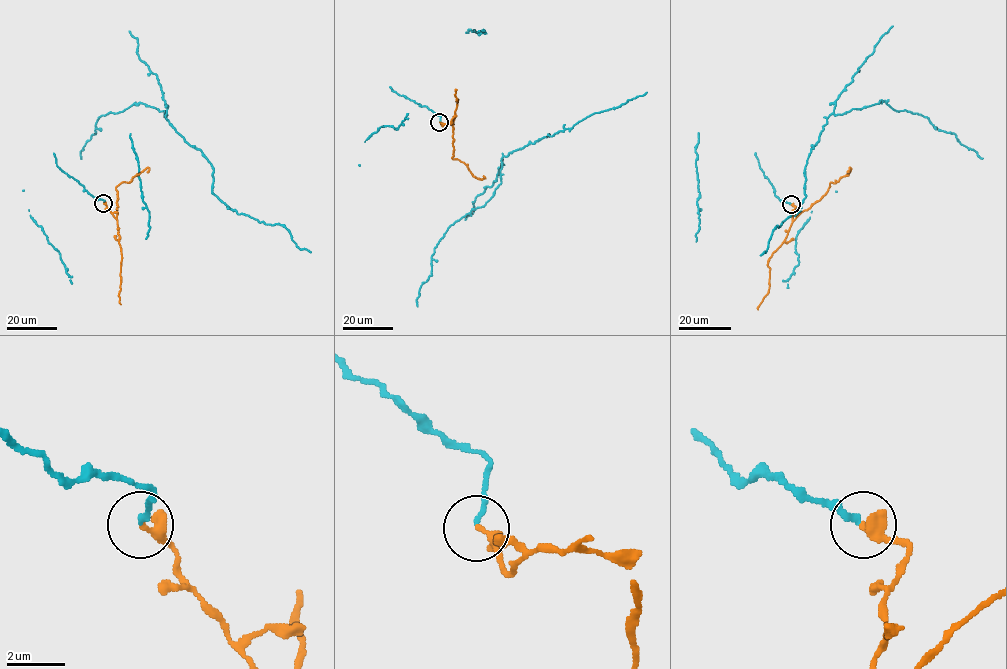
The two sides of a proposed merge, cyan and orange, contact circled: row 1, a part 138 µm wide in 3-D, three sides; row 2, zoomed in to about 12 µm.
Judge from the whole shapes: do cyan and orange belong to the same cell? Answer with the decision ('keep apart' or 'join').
join

